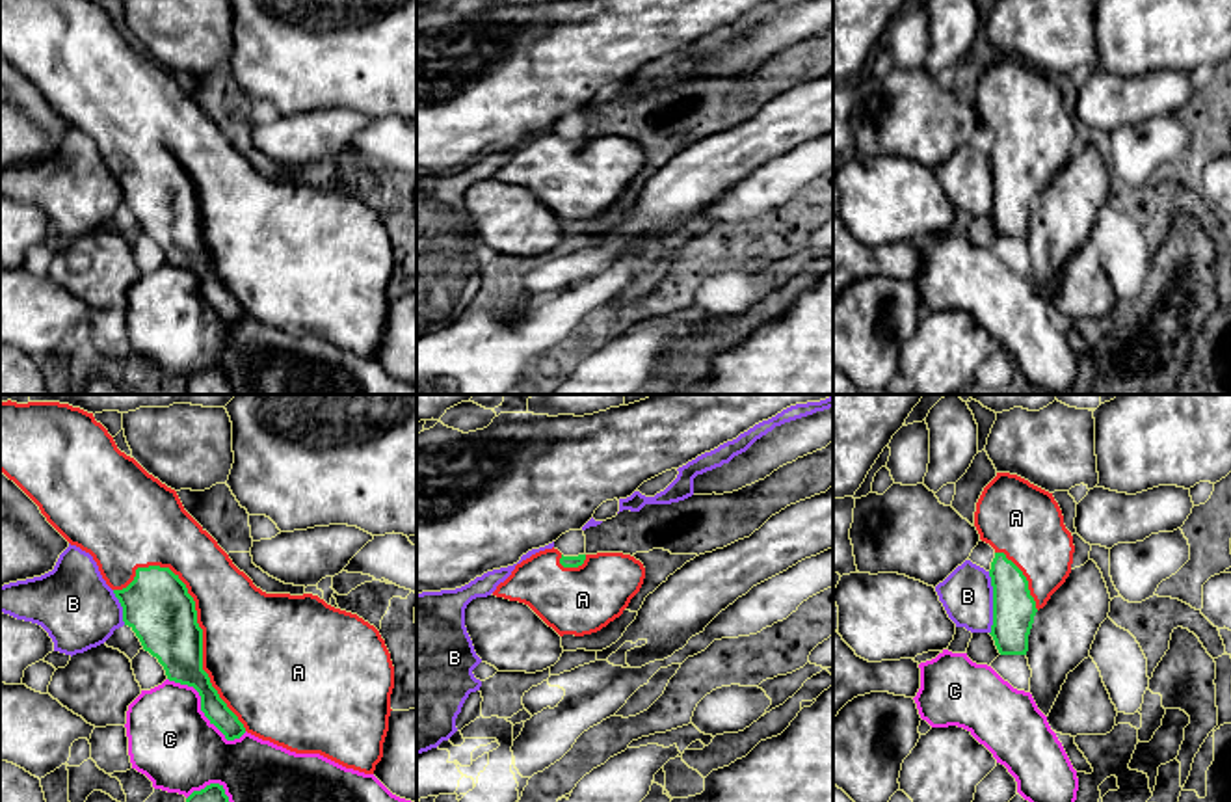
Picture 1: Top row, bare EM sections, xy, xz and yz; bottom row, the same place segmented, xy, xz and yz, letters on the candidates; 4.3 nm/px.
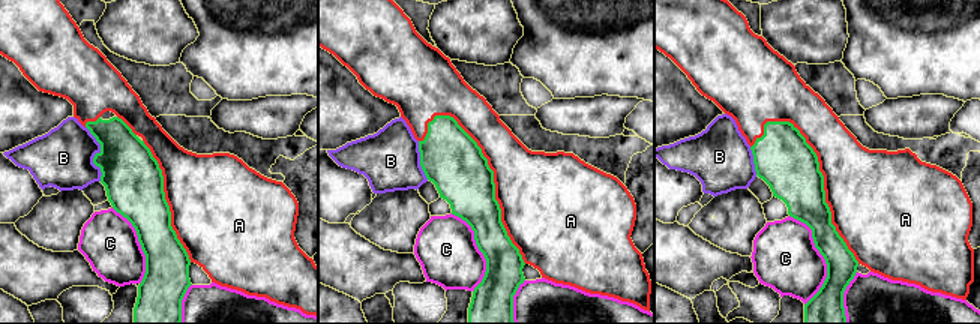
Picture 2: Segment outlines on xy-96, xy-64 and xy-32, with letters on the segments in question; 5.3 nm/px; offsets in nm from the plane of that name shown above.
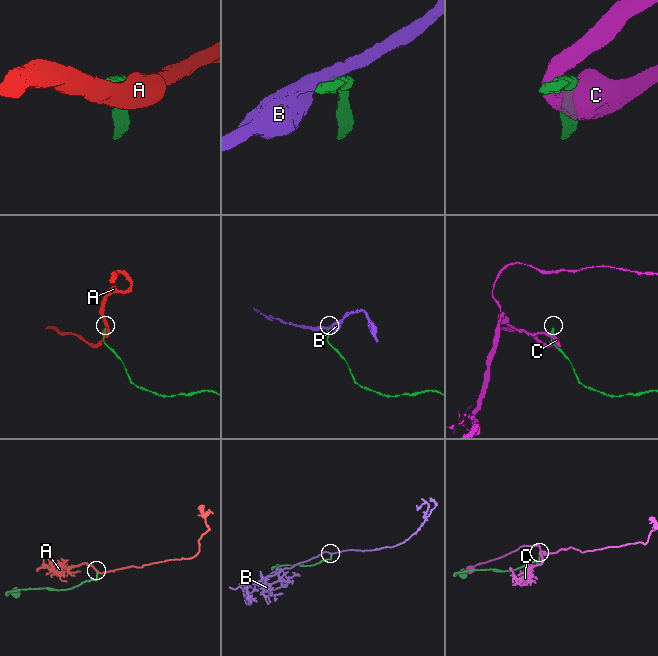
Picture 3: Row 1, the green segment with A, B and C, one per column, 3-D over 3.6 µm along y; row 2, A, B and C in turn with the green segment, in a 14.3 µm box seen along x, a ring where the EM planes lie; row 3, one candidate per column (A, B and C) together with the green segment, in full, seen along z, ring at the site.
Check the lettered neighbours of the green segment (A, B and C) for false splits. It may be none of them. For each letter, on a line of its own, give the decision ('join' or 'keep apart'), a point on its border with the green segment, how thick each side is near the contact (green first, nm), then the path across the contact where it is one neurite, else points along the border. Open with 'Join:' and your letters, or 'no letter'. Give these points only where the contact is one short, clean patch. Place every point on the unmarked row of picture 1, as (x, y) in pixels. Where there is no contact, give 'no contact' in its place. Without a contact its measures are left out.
Join: A
A: join | xy (201, 218) | 300/480 nm
B: keep apart | yz (993, 187) | 190/220 nm | along yz (988, 155), (992, 170), (990, 216)
C: keep apart | xy (201, 293) | 190/360 nm

